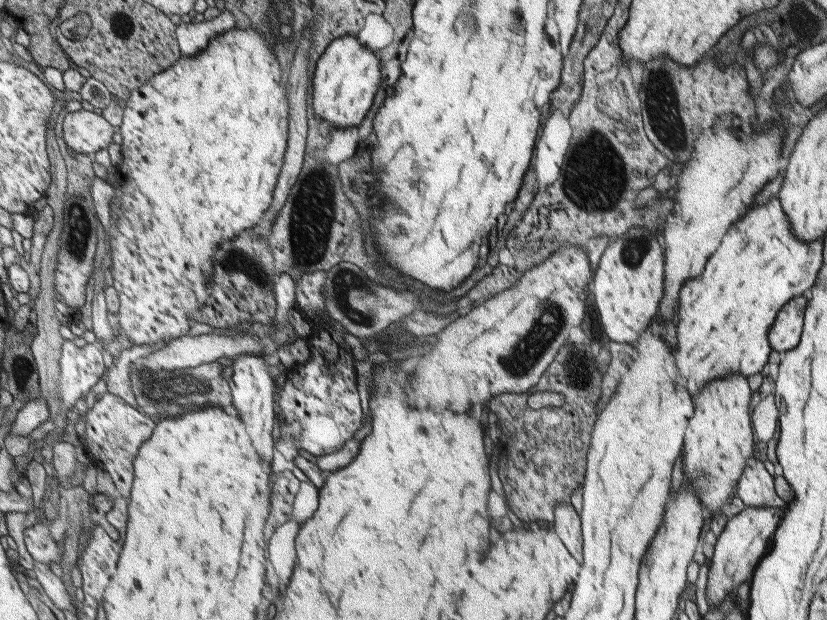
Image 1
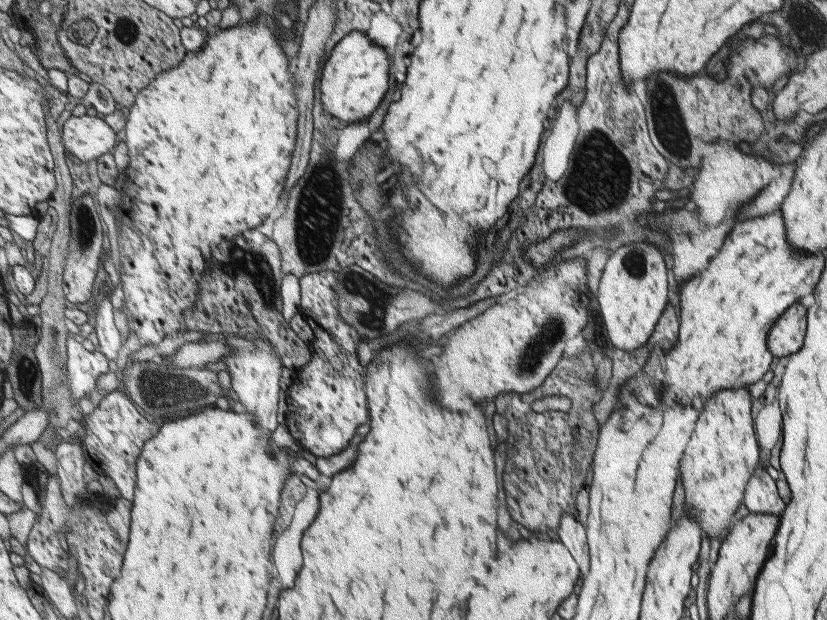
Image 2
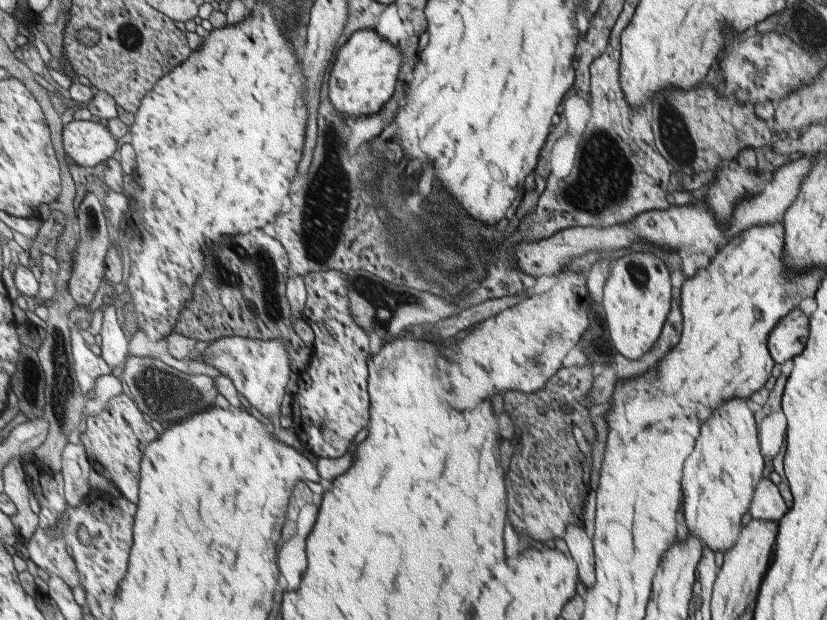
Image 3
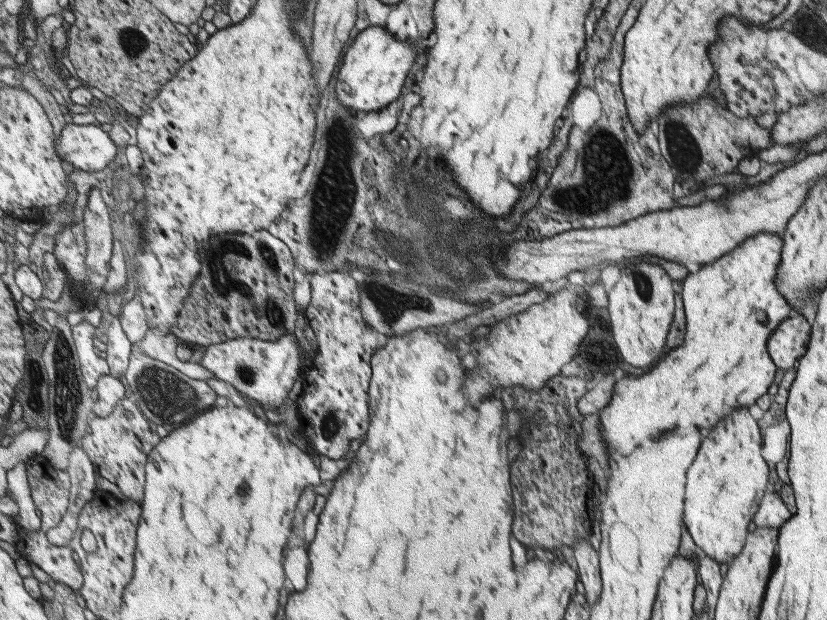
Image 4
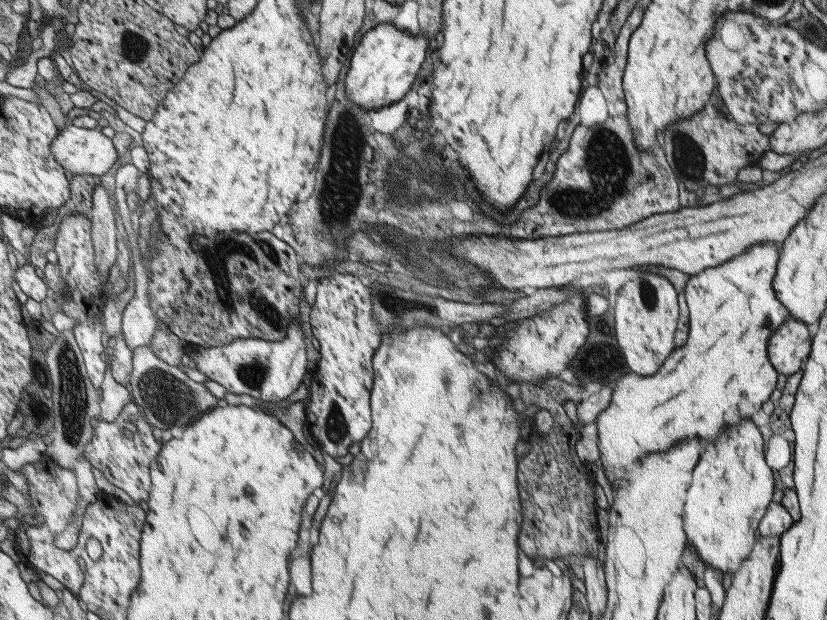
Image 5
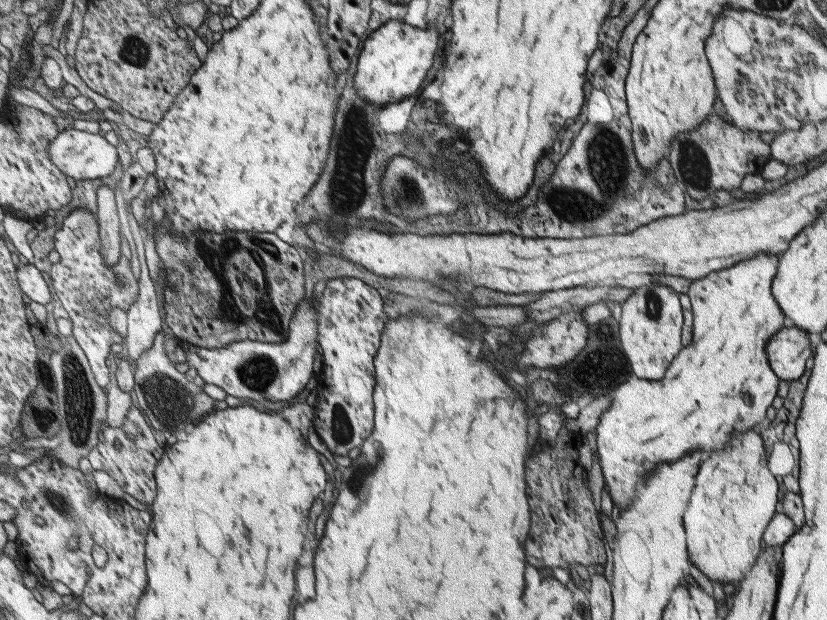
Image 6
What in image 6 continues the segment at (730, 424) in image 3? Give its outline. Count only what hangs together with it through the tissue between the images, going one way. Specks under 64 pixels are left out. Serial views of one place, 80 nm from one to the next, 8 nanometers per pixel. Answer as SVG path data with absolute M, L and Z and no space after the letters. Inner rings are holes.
M753 428L746 430L745 432L739 432L732 436L732 440L726 444L723 448L712 450L709 452L705 462L701 464L701 470L697 472L695 476L695 488L691 492L687 507L683 512L683 528L685 528L685 538L687 538L687 554L689 554L689 563L699 569L699 572L703 573L705 577L711 580L718 580L722 585L725 583L737 586L740 581L751 569L753 562L756 561L757 555L761 550L761 539L763 539L764 531L767 529L769 522L772 521L773 512L775 512L775 502L777 502L777 481L773 478L773 475L769 472L767 456L765 454L764 443L760 435Z

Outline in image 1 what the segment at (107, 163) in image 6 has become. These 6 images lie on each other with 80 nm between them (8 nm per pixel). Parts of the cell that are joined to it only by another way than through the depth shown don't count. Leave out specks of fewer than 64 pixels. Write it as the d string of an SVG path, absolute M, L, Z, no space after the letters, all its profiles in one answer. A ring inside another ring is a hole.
M81 109L66 113L63 138L74 152L93 154L112 145L116 129L103 114Z

